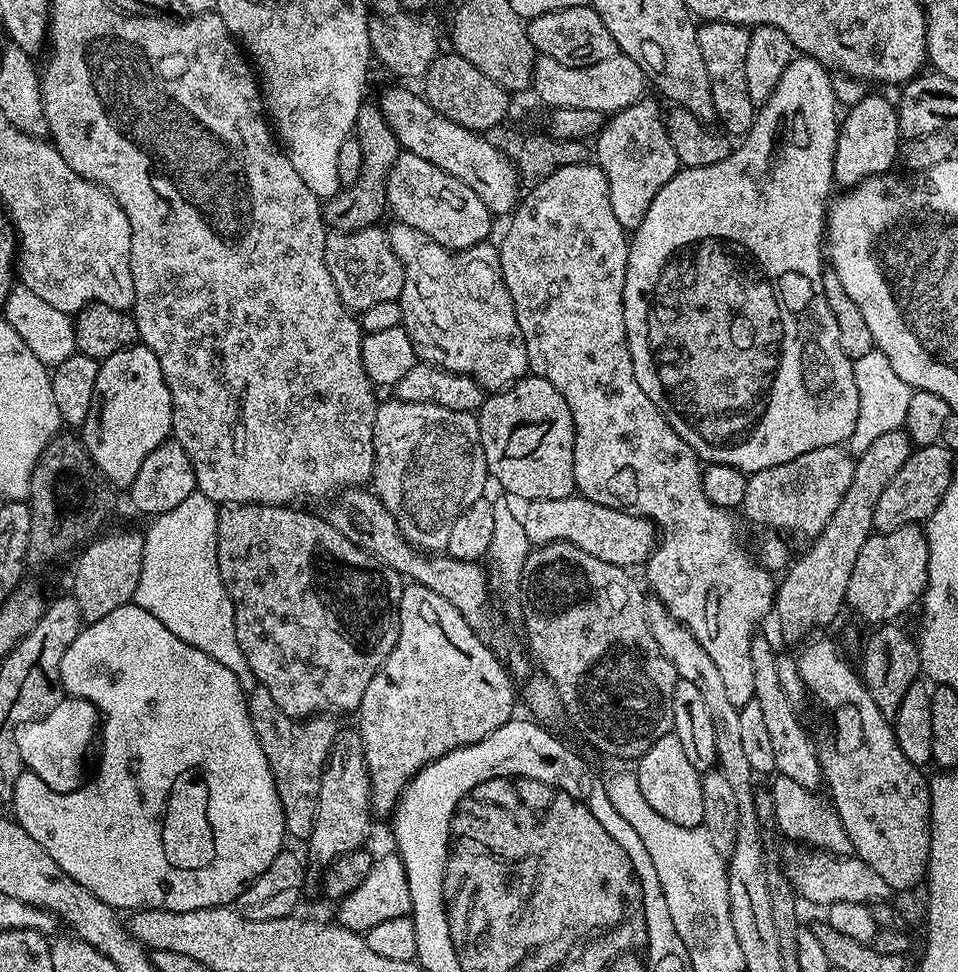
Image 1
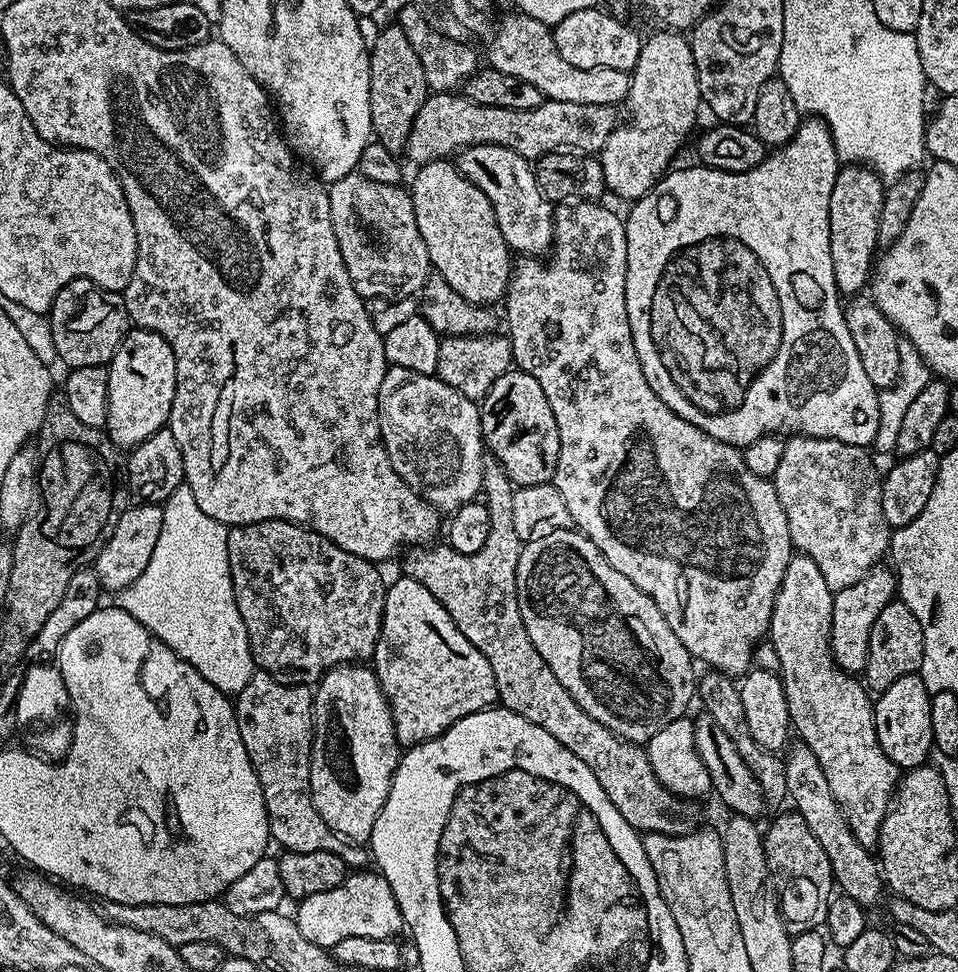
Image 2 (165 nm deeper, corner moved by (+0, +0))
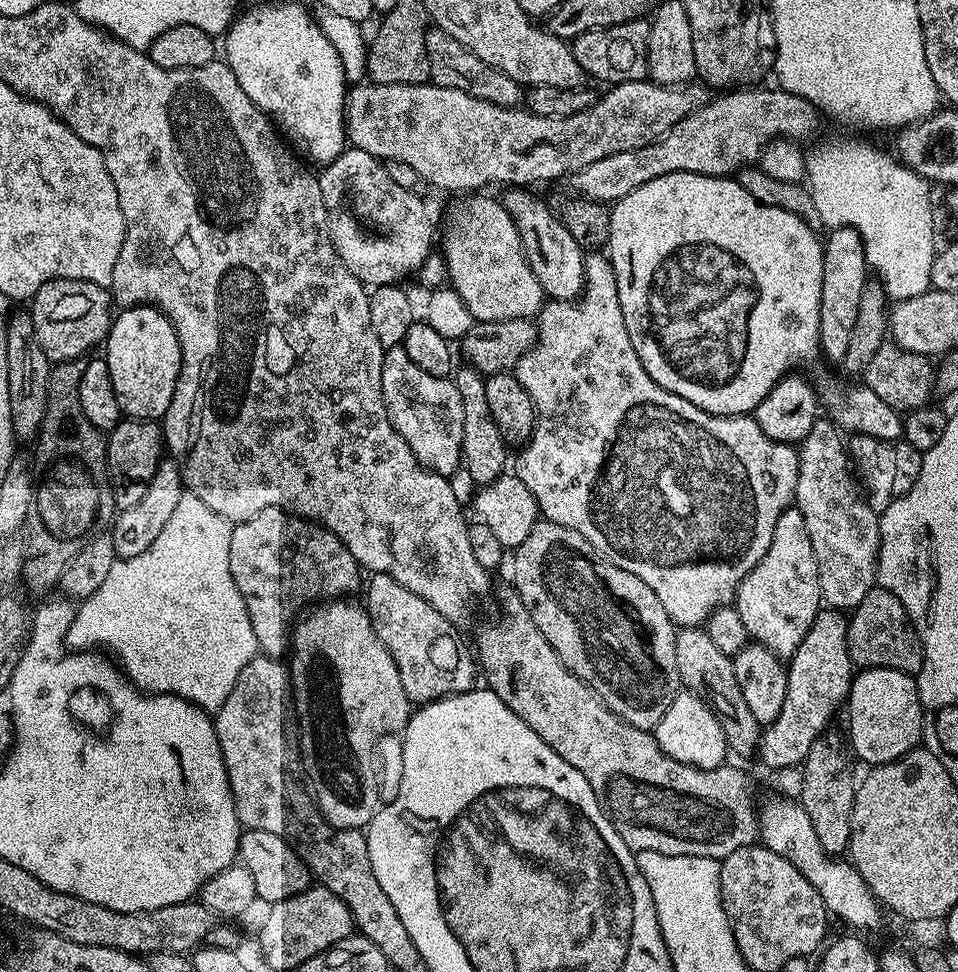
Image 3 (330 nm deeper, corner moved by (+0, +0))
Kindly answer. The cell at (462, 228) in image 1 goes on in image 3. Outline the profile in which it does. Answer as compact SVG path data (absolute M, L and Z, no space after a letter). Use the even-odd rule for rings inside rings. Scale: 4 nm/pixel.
M484 194L457 199L460 201L450 205L444 216L442 255L450 287L462 298L473 321L485 324L535 317L546 297L524 256L518 230L499 199L480 195Z

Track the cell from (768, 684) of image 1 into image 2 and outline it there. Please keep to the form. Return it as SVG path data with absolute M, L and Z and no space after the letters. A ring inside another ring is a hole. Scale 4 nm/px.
M796 742L787 749L783 762L786 766L788 800L802 822L810 826L810 834L818 838L818 846L826 850L835 887L860 905L878 903L880 888L882 892L882 873L877 857L869 849L863 848L858 838L854 838L838 802L834 802L834 794L830 794L830 785L826 782L826 774L822 774L822 766L818 766L818 758L814 758L805 744Z

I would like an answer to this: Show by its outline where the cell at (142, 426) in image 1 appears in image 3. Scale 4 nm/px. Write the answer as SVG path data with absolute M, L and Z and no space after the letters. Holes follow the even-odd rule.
M147 306L117 311L102 351L110 366L110 382L114 382L114 394L118 394L121 413L134 420L159 421L164 417L170 406L170 398L174 398L180 373L180 343L172 323L158 309Z

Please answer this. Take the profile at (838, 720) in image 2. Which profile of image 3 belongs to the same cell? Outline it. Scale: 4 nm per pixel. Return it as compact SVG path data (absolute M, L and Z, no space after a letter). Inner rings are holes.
M797 507L787 508L778 518L770 550L766 550L762 562L758 562L758 566L754 566L737 586L734 606L749 637L778 657L791 658L802 638L806 638L814 618L822 611L822 601L814 546L806 530L806 521Z

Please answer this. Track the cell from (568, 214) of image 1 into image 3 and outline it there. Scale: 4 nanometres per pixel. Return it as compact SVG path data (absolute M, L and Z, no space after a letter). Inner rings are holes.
M592 250L584 257L584 290L582 298L574 300L548 300L540 309L534 320L536 326L536 343L522 358L518 358L514 374L518 382L530 394L530 402L536 411L536 426L531 436L519 449L520 457L515 457L514 473L526 484L537 500L539 515L546 520L566 526L570 530L578 530L598 554L602 554L614 566L622 570L630 570L654 594L658 594L658 602L662 602L662 610L672 619L672 623L680 628L694 628L703 625L714 610L731 605L736 598L736 588L762 562L766 550L770 550L770 542L774 538L774 526L778 518L787 508L793 507L796 499L796 487L799 476L799 454L791 444L772 441L762 432L758 422L751 415L747 416L715 416L658 386L650 374L642 366L638 354L634 350L634 342L630 342L630 334L626 330L626 318L622 318L622 302L618 302L616 279L612 269L612 261L600 250Z

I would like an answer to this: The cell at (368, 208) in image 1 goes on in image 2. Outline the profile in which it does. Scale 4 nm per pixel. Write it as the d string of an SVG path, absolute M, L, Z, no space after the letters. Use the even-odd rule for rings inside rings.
M399 26L381 27L378 38L370 45L370 114L372 134L386 146L386 150L400 154L408 144L408 132L412 120L430 95L426 74L422 74L422 62L414 54L406 34Z

